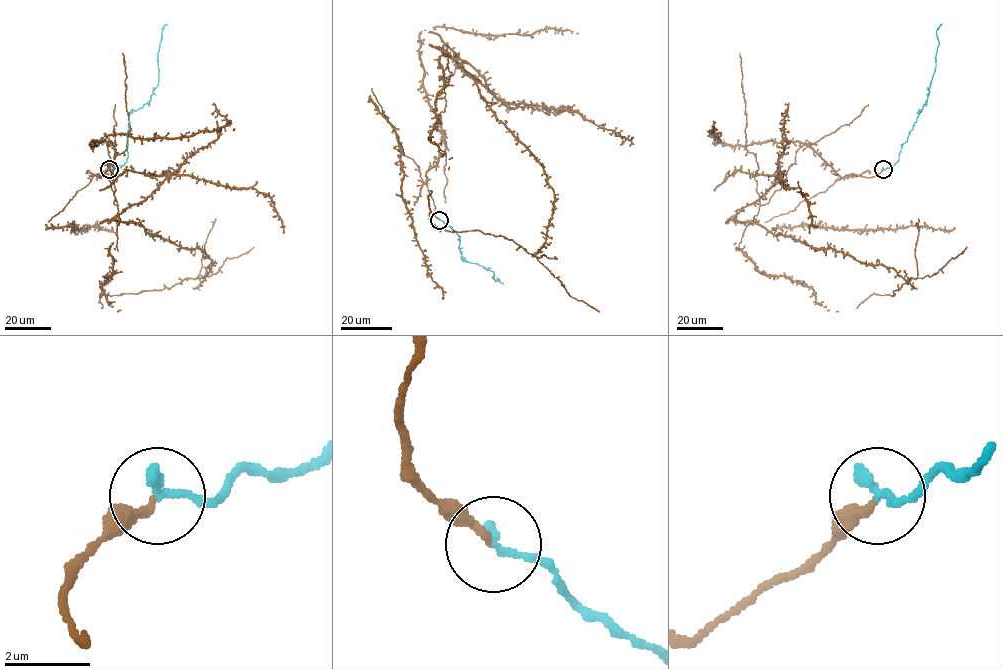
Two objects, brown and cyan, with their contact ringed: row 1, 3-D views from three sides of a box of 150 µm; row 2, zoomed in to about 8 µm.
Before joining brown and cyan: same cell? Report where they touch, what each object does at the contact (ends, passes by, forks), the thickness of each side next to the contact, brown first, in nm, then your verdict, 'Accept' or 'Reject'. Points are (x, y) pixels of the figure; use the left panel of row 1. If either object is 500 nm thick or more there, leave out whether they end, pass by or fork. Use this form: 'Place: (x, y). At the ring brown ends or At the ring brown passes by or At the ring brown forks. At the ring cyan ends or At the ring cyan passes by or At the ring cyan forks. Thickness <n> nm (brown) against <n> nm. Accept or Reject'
Place: (109, 169). At the ring brown ends. At the ring cyan ends. Thickness 190 nm (brown) against 280 nm. Accept

